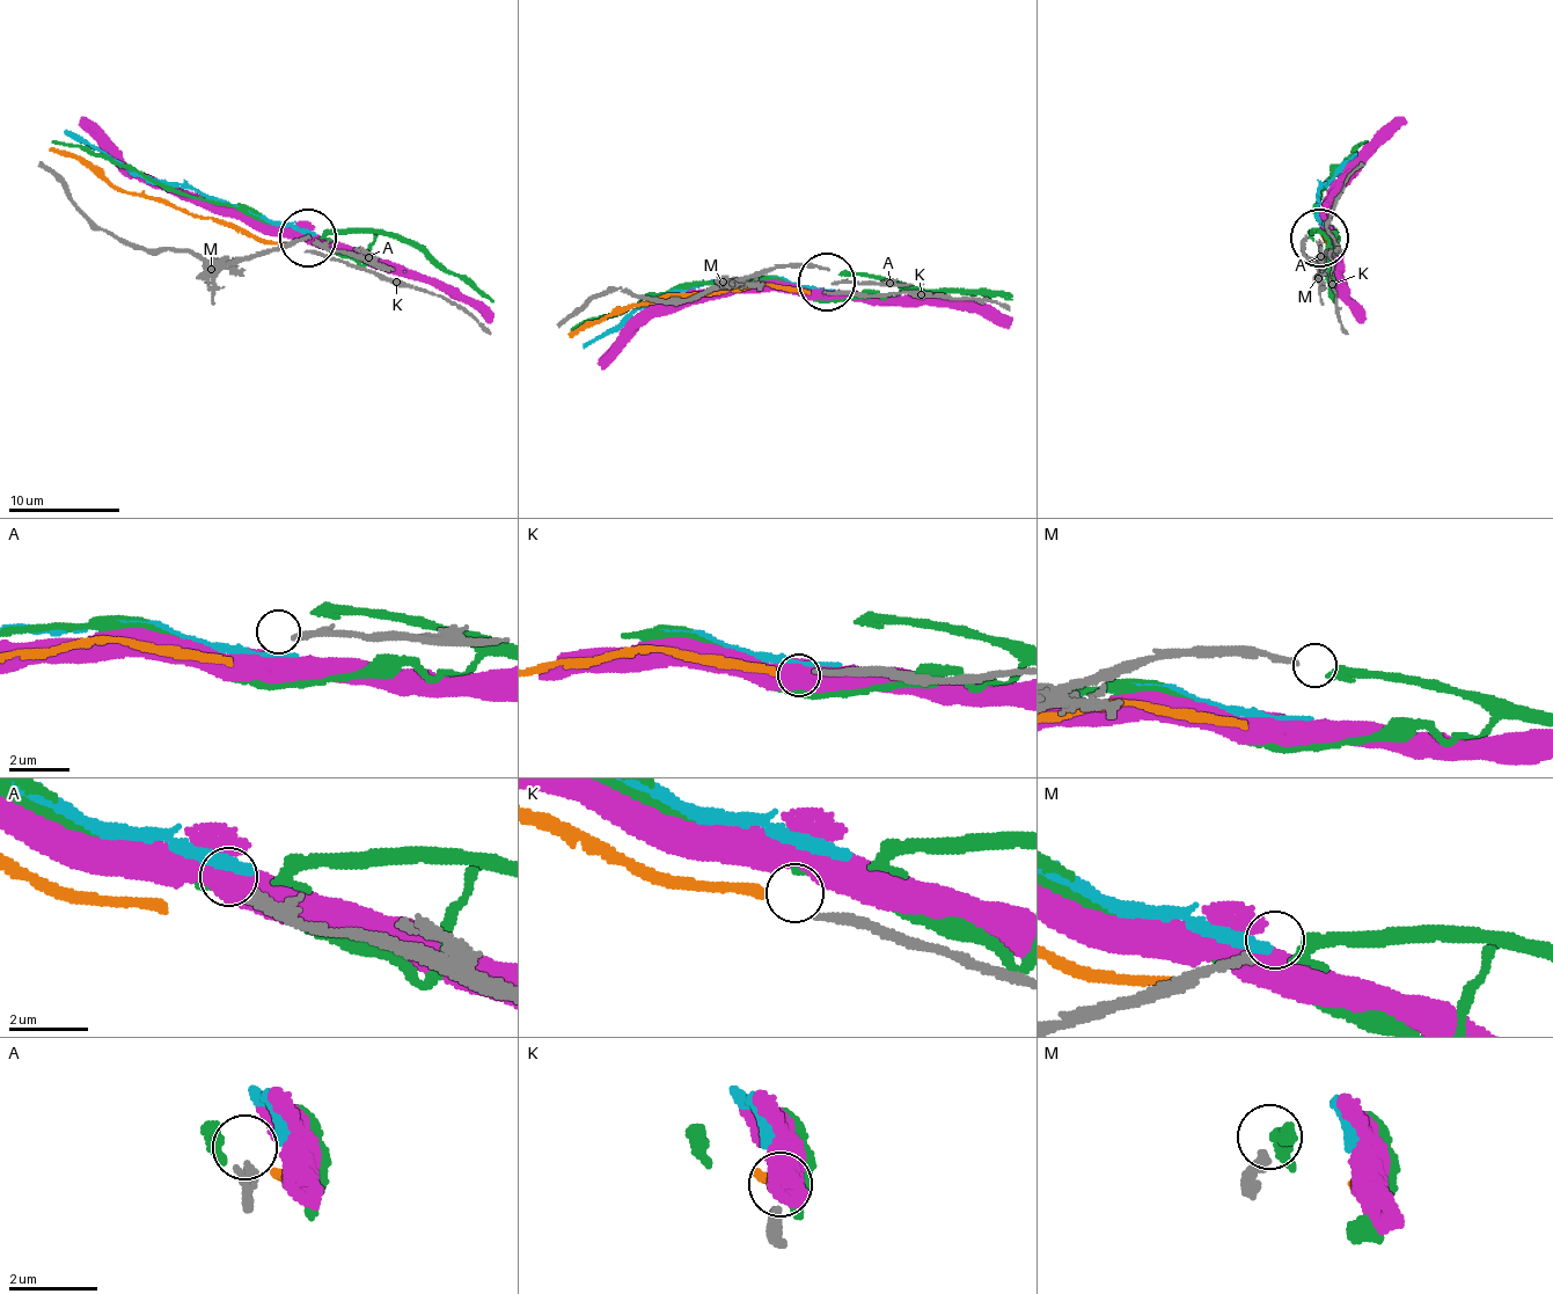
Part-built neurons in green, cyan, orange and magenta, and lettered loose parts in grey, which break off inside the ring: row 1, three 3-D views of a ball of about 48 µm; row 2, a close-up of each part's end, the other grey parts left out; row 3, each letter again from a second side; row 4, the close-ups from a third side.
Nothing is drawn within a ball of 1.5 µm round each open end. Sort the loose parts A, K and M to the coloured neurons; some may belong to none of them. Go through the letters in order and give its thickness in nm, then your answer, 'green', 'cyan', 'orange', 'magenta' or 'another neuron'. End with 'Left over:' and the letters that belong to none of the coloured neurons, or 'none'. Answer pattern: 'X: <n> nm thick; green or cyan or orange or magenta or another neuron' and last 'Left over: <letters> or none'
A: 240 nm thick; another neuron
K: 190 nm thick; orange
M: 200 nm thick; green
Left over: A

